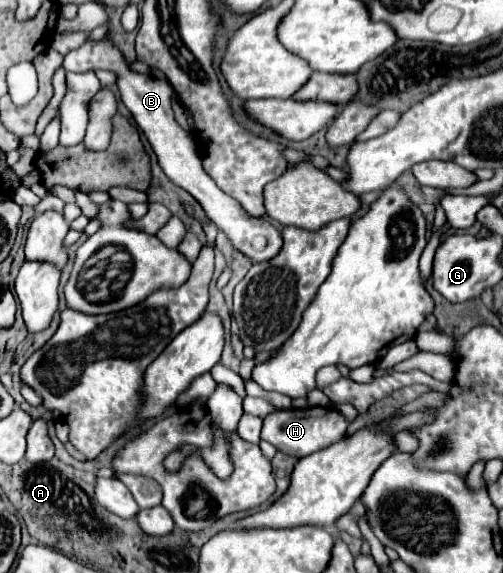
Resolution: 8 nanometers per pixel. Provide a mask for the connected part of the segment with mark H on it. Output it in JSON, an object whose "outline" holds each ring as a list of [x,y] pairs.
{"outline":[[[314,406],[308,410],[280,410],[280,412],[270,414],[270,418],[264,420],[262,440],[270,442],[272,446],[276,446],[284,454],[302,458],[302,456],[314,454],[314,452],[328,448],[330,444],[342,440],[346,436],[348,424],[350,422],[336,408]]]}

